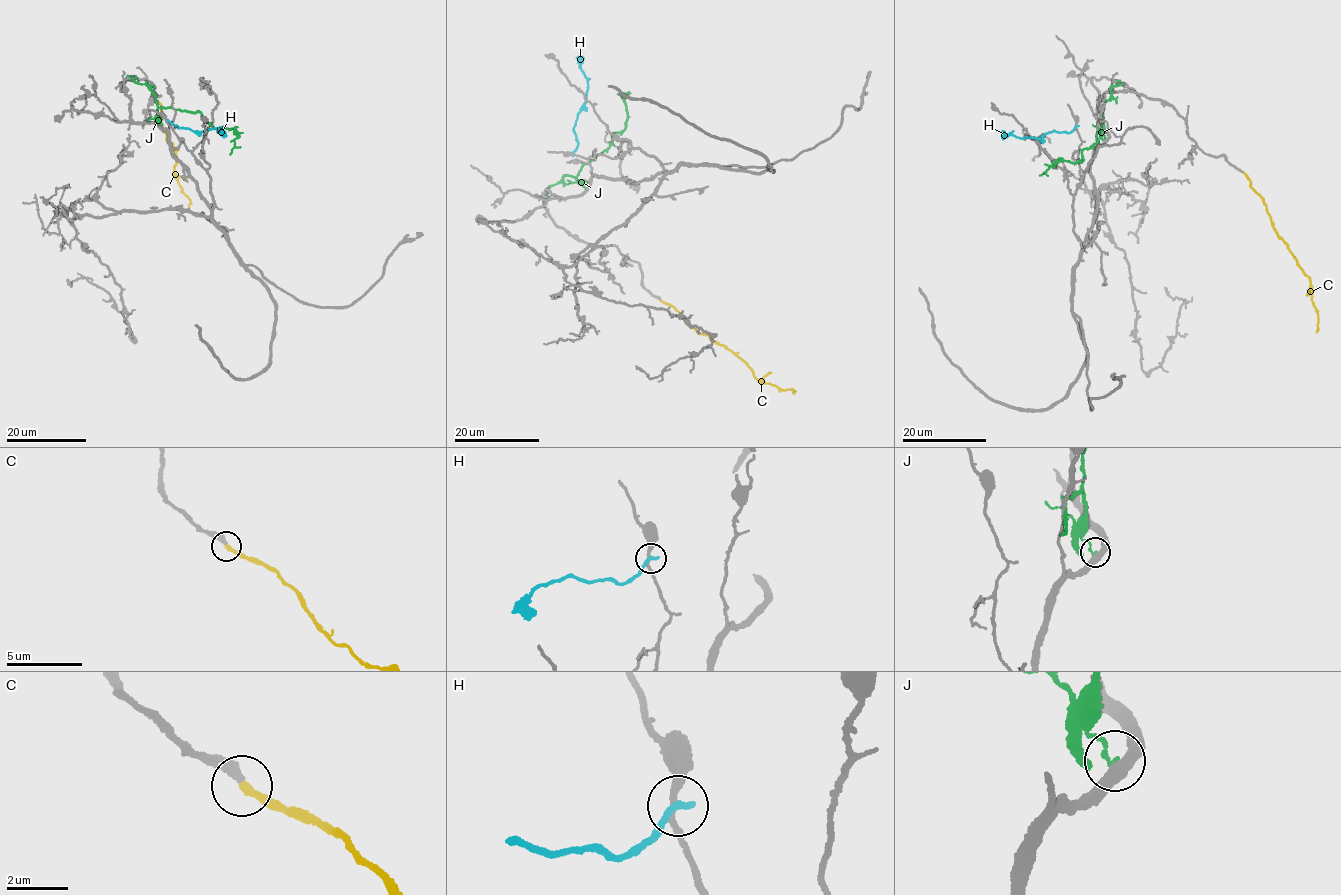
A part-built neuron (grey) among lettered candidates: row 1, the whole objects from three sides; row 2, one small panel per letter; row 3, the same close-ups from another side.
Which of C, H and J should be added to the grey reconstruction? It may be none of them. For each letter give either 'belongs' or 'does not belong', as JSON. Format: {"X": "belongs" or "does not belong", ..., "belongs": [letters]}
{"C": "belongs", "H": "does not belong", "J": "does not belong", "belongs": ["C"]}

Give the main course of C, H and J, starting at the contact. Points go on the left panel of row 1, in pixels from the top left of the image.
C: (156, 100), (162, 111), (162, 131), (176, 155), (174, 176), (190, 200), (186, 210)
H: (167, 119), (179, 128), (200, 132), (214, 128), (221, 134), (225, 131)
J: (156, 123), (156, 109), (161, 107), (200, 112), (207, 122), (219, 129), (237, 131), (229, 154)

